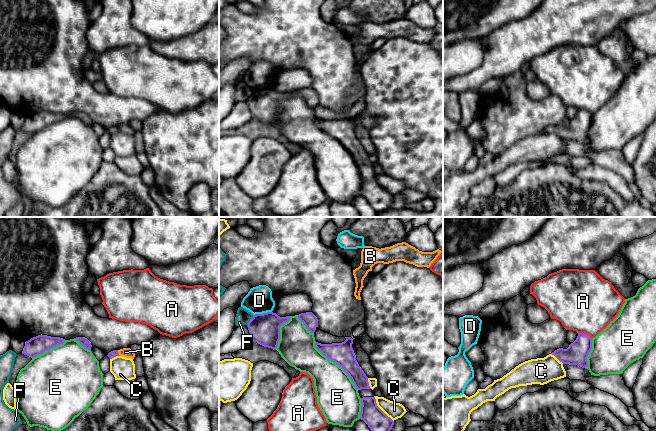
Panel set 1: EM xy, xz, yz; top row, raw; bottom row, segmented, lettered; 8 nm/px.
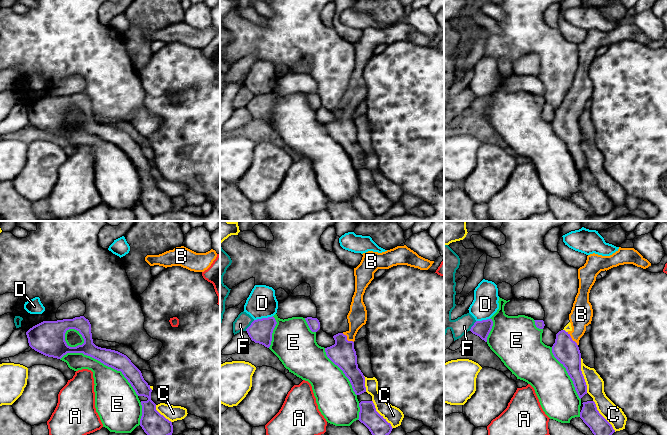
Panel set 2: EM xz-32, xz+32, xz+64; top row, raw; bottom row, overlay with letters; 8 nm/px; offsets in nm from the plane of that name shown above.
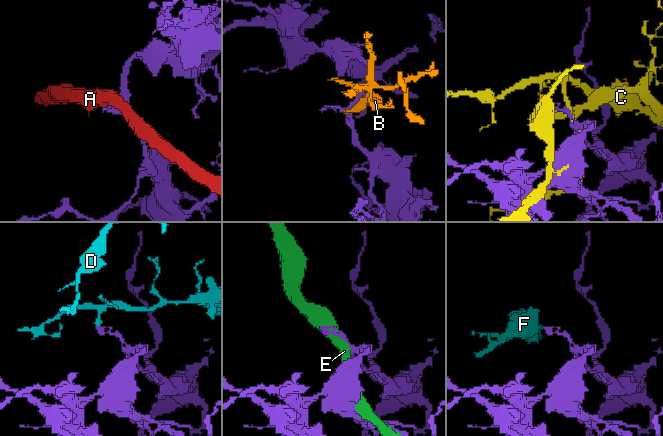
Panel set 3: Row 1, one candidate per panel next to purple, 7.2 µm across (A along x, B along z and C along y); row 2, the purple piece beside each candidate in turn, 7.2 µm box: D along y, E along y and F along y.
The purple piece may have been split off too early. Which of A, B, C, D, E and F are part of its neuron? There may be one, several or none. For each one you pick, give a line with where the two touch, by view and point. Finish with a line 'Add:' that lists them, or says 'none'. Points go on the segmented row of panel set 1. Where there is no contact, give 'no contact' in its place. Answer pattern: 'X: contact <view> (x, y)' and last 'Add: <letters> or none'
B: contact xy (118, 353)
Add: B

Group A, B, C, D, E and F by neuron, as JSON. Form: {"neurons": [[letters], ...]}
{"neurons": [["A"], ["B"], ["C"], ["D"], ["E"], ["F"]]}

